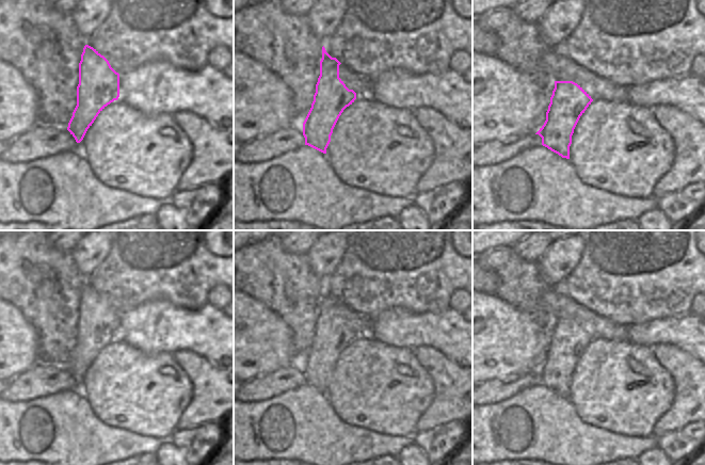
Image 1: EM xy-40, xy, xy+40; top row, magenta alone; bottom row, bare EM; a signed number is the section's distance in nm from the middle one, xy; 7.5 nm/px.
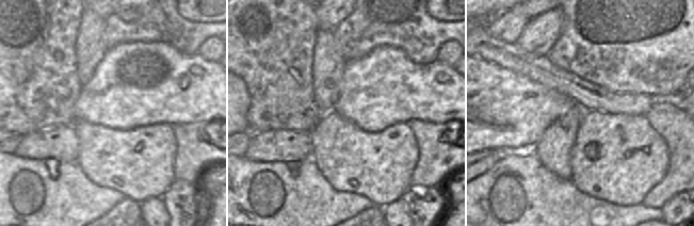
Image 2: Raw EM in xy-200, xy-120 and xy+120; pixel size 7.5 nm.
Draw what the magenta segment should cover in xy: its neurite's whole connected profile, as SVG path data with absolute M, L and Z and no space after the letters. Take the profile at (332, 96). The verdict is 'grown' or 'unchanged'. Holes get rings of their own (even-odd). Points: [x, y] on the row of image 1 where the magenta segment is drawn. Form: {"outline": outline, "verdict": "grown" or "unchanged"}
{"outline": "M323 46L314 101L303 123L305 145L323 154L326 154L339 116L356 99L356 93L349 90L339 78L340 64L336 58L332 58L326 52Z", "verdict": "unchanged"}

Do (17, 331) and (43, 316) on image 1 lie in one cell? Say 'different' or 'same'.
different

